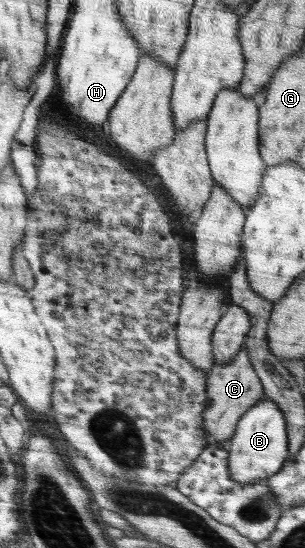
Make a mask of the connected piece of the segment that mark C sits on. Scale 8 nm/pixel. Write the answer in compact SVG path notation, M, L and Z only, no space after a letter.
M244 344L241 345L235 359L231 359L229 363L223 363L219 366L214 364L211 367L211 371L208 372L206 391L207 399L209 399L209 406L205 408L203 413L206 442L210 445L230 441L241 416L257 401L265 397L262 382L253 369L251 361L249 361L249 355L247 355Z

